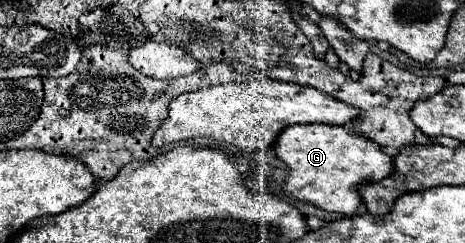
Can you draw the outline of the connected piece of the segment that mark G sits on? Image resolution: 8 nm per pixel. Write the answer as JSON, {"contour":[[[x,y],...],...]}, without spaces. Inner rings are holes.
{"contour":[[[310,123],[286,127],[278,135],[274,151],[290,169],[284,193],[300,201],[314,203],[324,211],[336,211],[348,217],[352,217],[362,203],[358,187],[366,181],[382,181],[394,169],[392,157],[386,155],[380,145],[338,125]]]}

